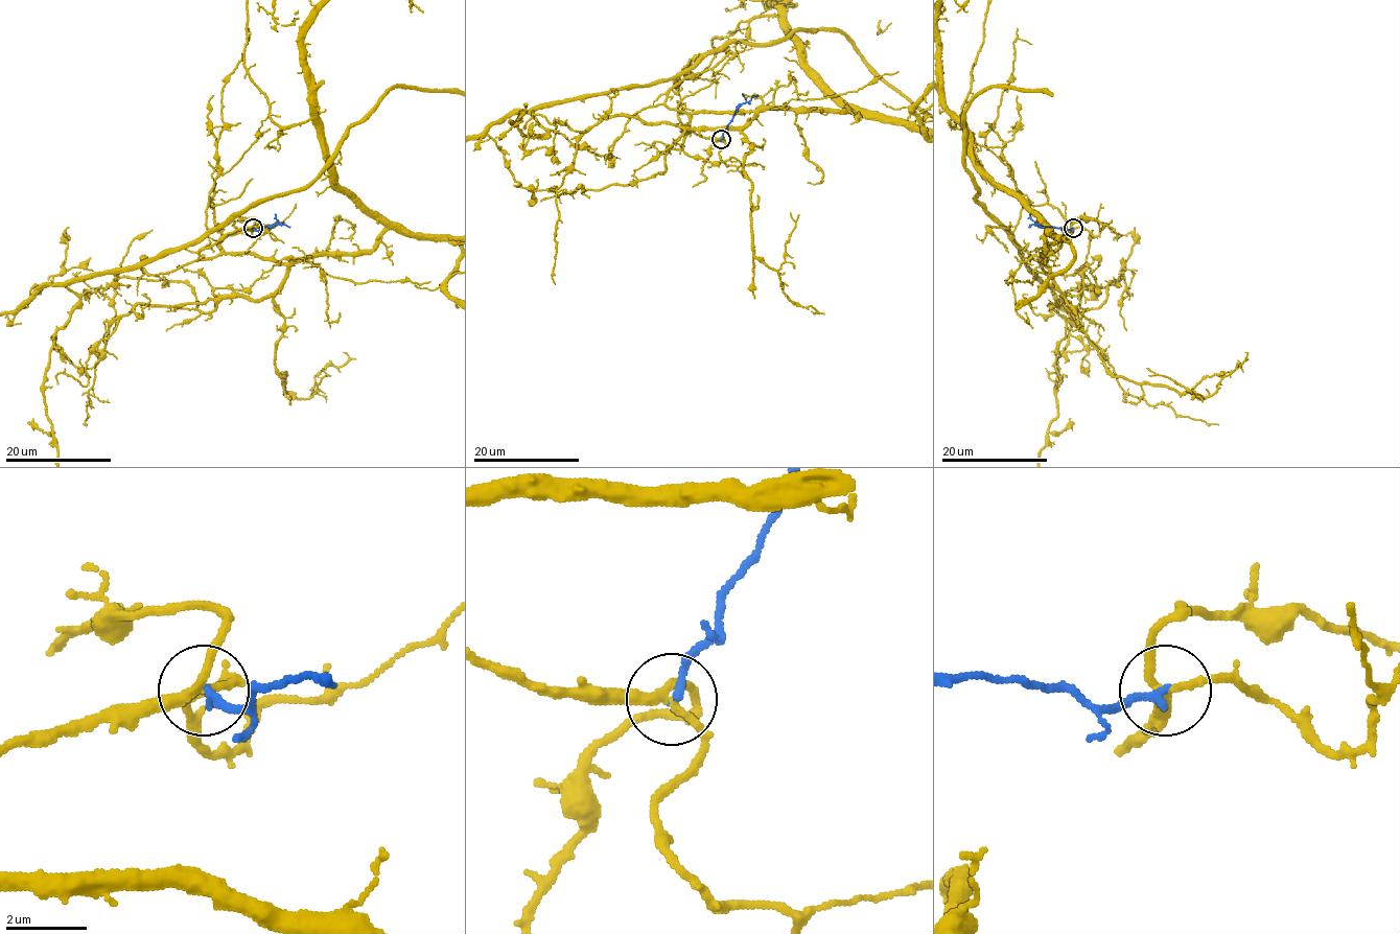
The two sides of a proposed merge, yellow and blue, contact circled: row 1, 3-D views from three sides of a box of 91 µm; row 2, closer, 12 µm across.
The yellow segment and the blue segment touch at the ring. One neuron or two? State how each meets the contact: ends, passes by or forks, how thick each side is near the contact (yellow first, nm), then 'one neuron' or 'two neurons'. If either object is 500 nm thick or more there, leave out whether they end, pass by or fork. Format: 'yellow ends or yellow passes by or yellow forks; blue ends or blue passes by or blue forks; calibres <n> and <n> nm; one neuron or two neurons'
yellow forks; blue ends; calibres 200 and 220 nm; one neuron

